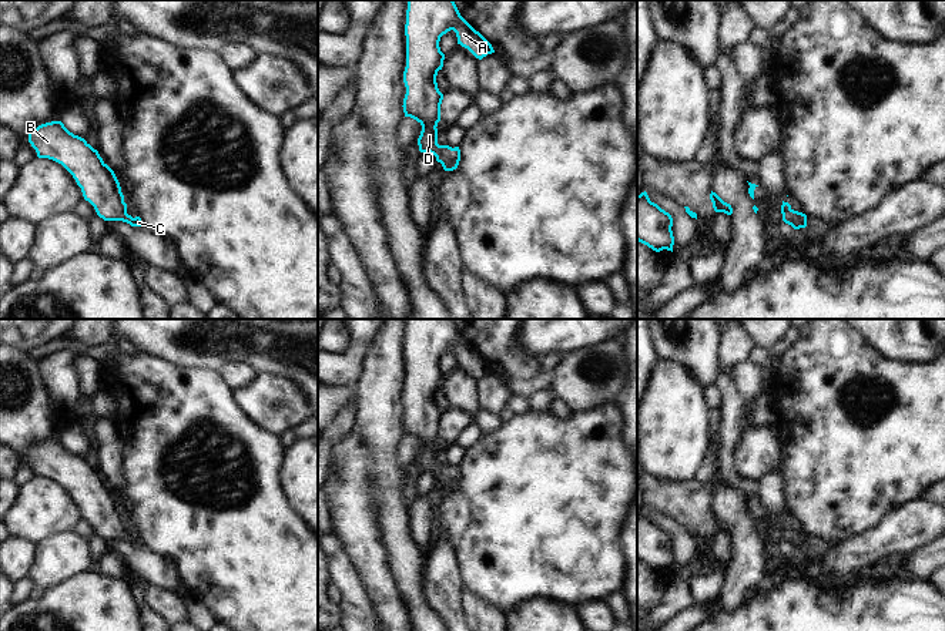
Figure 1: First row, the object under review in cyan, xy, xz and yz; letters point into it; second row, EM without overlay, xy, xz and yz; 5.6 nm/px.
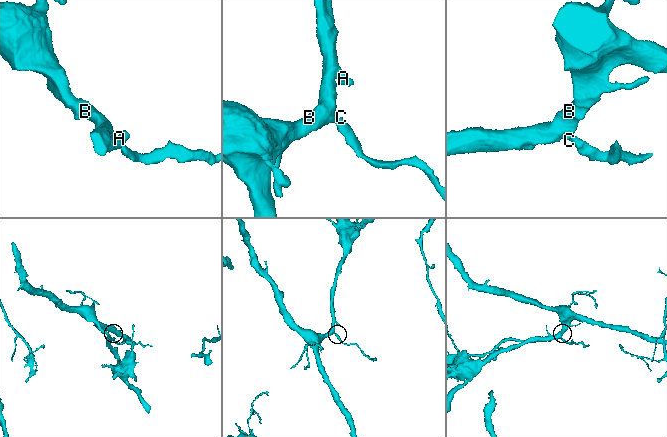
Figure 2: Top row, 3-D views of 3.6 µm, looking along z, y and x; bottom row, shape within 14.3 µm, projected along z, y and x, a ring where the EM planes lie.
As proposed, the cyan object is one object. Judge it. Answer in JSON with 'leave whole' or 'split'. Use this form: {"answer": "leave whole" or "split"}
{"answer": "leave whole"}

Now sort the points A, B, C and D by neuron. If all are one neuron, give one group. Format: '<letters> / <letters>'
A B C D

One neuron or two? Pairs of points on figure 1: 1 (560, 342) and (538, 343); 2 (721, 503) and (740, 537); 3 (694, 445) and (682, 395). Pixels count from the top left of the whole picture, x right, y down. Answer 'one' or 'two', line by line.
1: one
2: one
3: one

